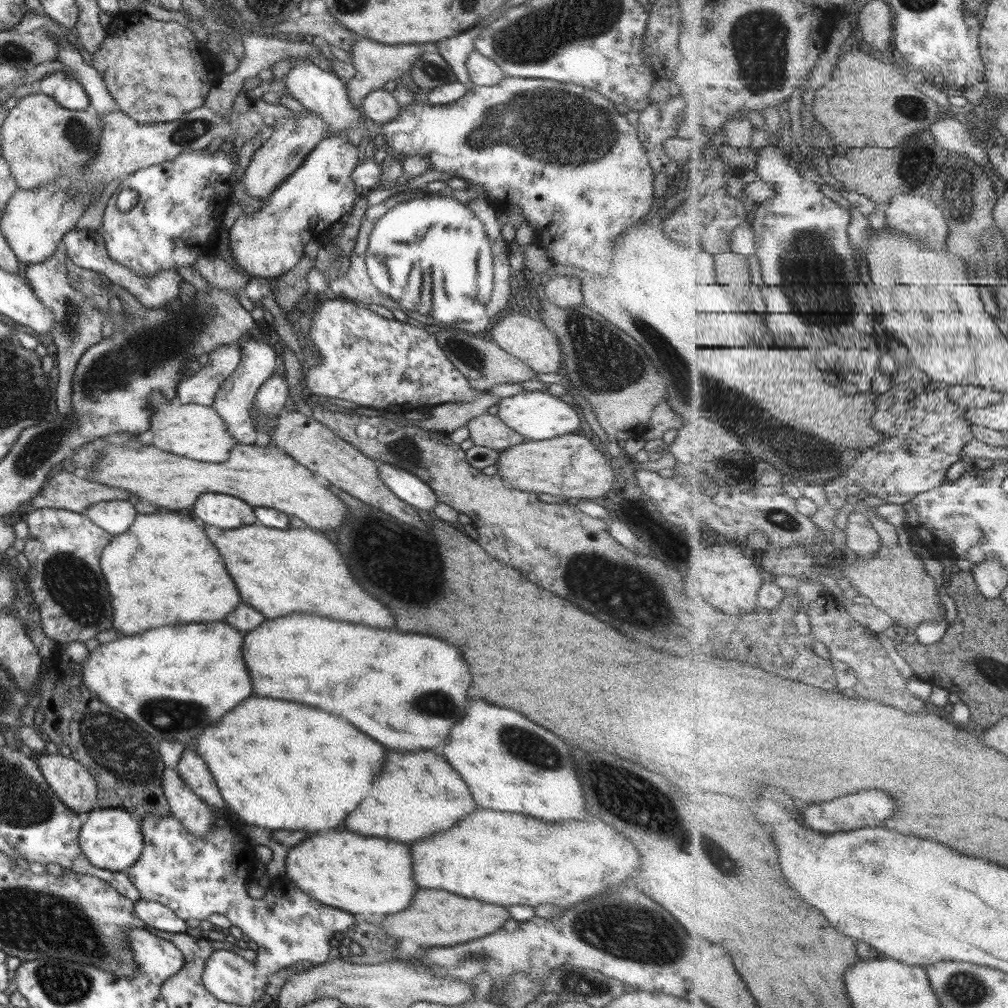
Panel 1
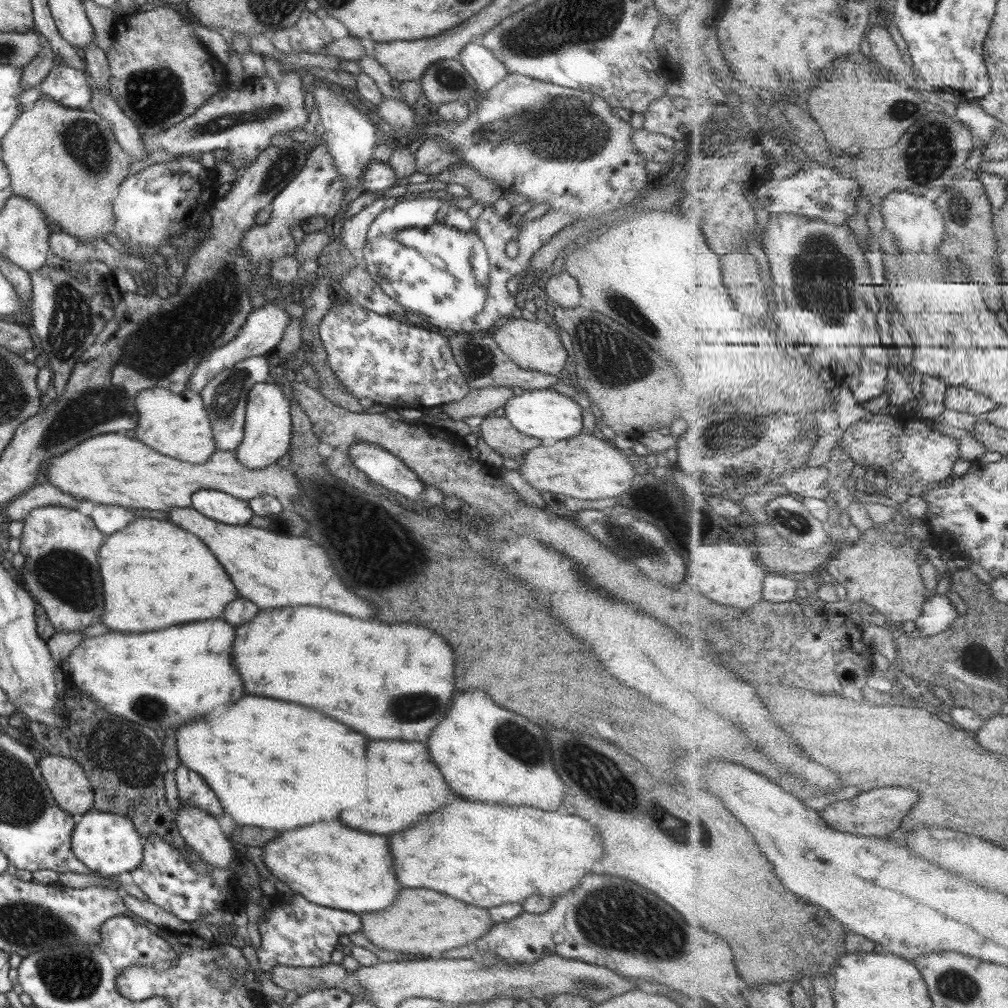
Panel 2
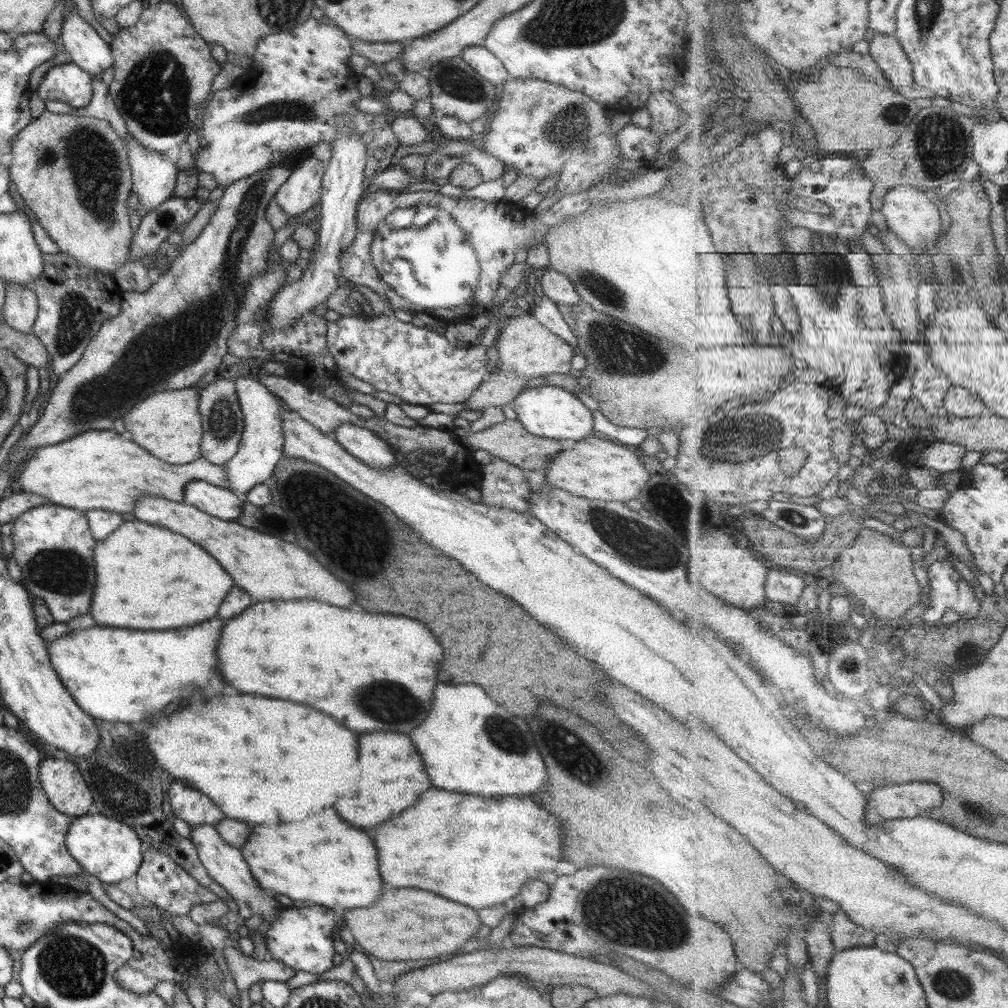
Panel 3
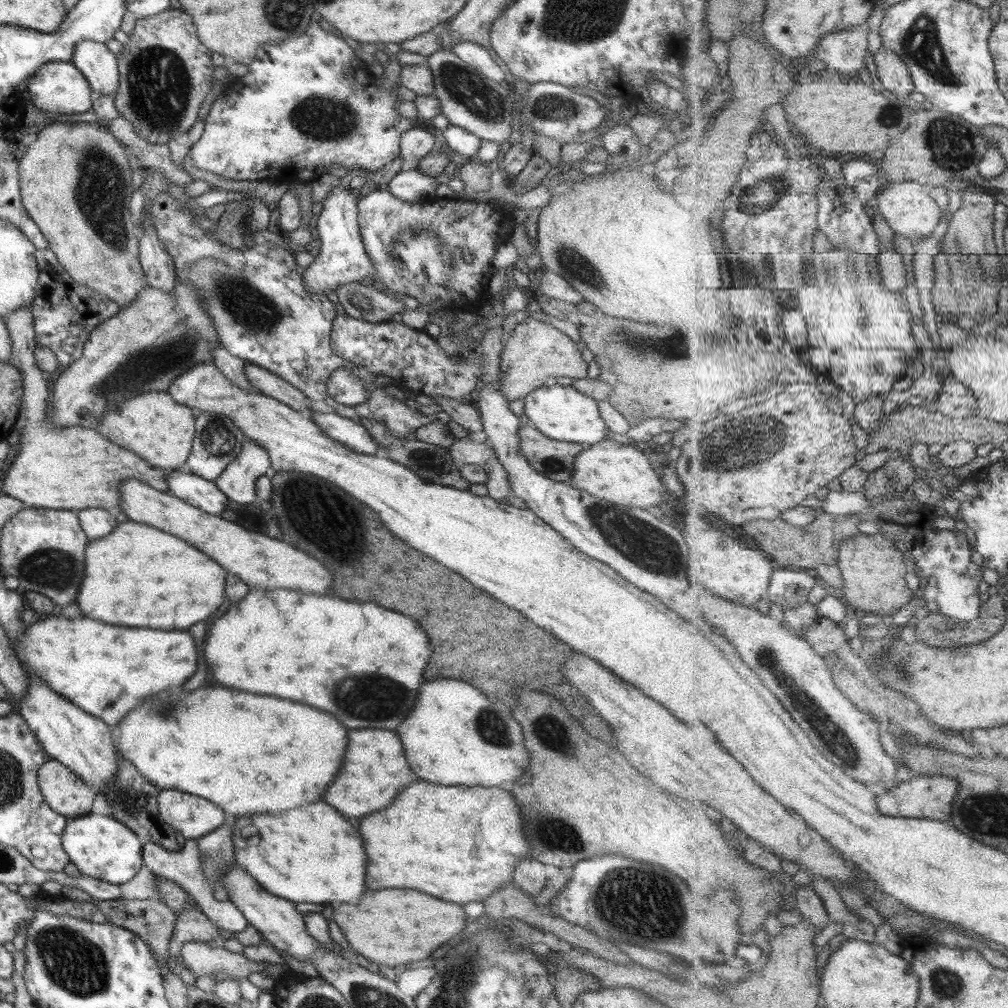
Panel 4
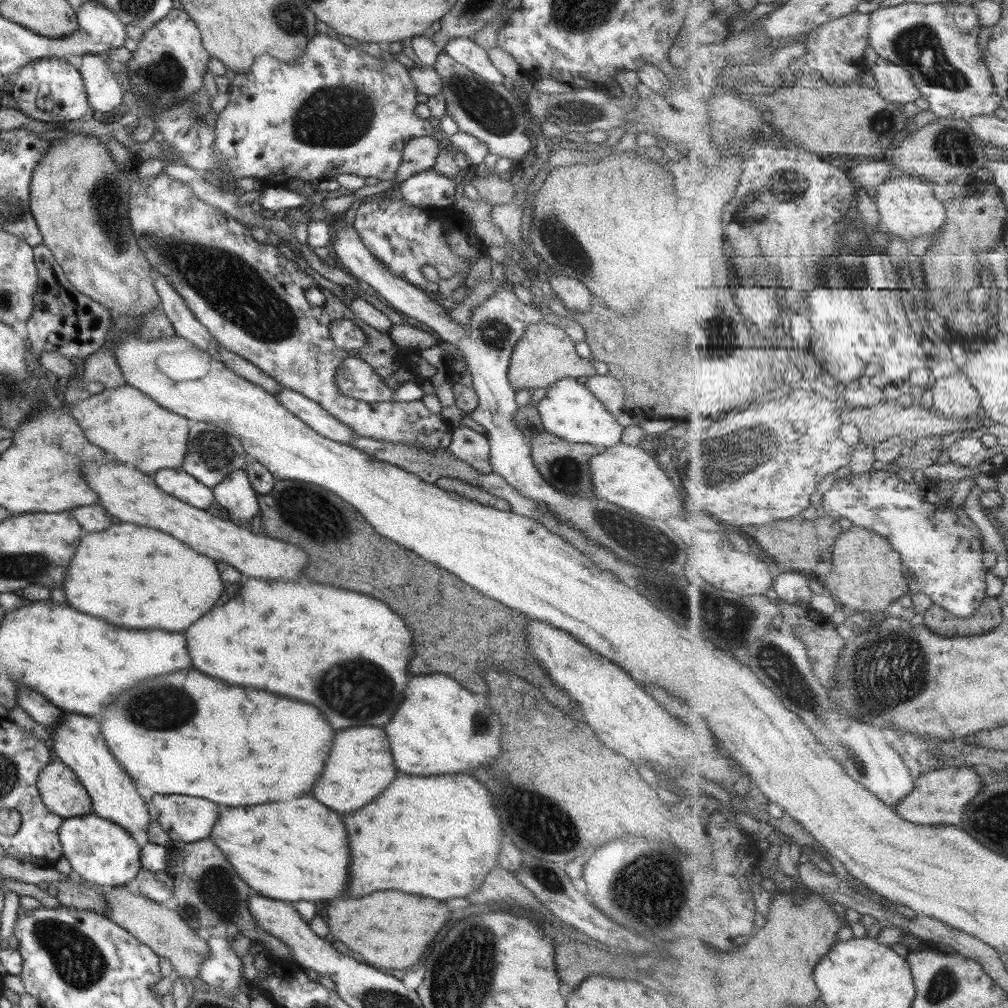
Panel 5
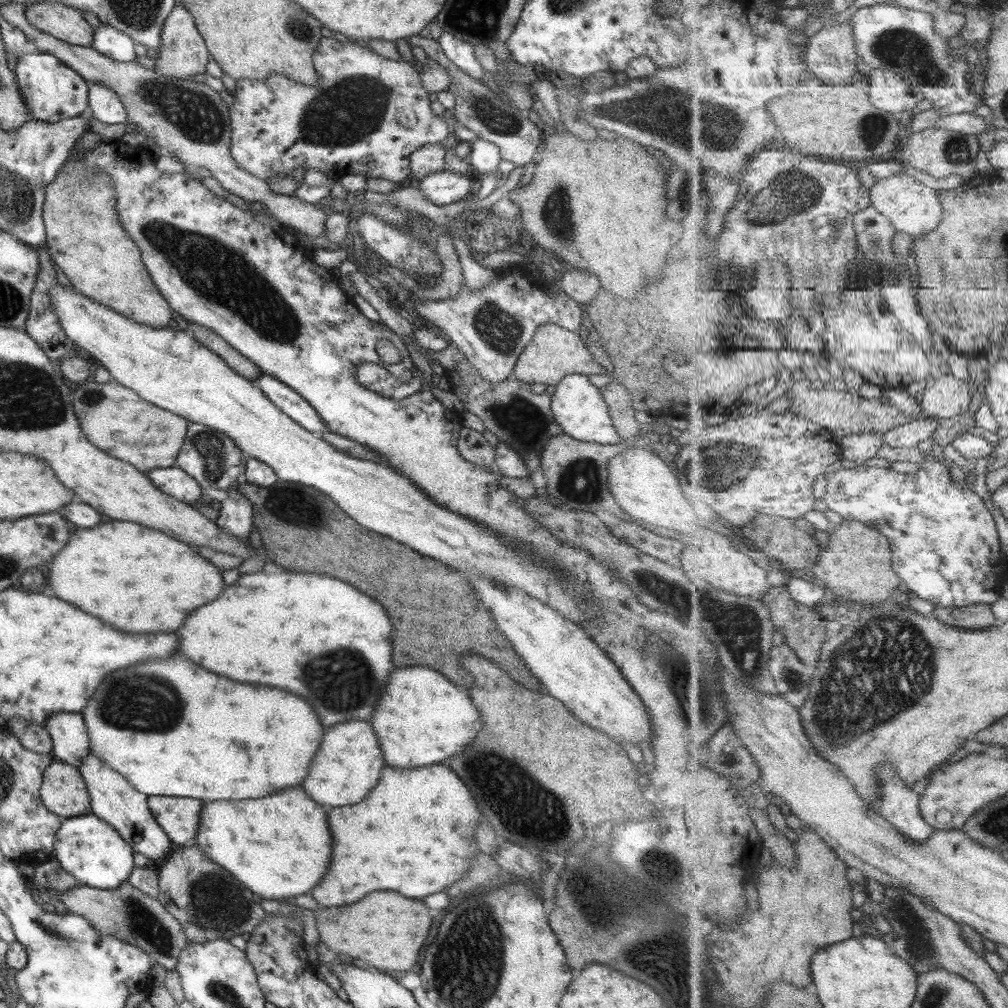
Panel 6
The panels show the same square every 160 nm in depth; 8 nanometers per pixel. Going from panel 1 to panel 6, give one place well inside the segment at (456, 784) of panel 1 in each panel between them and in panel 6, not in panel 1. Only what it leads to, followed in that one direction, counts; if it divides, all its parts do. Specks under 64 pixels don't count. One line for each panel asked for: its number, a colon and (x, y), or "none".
2: (409, 785)
3: (391, 769)
4: (374, 772)
5: (359, 767)
6: (349, 762)

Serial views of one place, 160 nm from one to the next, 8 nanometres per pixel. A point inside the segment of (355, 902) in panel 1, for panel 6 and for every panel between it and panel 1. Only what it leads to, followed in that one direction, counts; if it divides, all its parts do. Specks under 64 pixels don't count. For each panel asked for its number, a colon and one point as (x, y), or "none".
2: (329, 865)
3: (320, 860)
4: (311, 854)
5: (288, 851)
6: (278, 846)

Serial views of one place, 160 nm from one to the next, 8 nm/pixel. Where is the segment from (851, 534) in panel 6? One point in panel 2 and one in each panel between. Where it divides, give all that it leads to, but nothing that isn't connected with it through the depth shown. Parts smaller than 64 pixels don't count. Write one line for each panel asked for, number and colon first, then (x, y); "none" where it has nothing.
2: (888, 577)
3: (878, 569)
4: (873, 569)
5: (867, 574)

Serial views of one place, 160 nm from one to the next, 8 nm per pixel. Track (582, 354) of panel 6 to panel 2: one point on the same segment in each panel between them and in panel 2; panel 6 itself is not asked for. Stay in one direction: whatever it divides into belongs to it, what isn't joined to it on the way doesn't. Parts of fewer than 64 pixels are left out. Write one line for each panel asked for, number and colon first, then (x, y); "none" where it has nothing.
2: (530, 344)
3: (526, 350)
4: (535, 353)
5: (544, 354)

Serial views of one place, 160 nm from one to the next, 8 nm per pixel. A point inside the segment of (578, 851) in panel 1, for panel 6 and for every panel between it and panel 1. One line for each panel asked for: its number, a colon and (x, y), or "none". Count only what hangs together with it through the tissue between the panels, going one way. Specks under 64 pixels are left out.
2: (485, 855)
3: (476, 851)
4: (457, 843)
5: (438, 836)
6: (399, 838)

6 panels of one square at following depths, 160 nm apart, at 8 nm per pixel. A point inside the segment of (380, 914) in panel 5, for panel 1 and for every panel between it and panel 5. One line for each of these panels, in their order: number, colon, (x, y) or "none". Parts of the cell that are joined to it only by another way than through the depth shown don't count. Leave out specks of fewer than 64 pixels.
1: (436, 918)
2: (419, 921)
3: (405, 924)
4: (390, 927)

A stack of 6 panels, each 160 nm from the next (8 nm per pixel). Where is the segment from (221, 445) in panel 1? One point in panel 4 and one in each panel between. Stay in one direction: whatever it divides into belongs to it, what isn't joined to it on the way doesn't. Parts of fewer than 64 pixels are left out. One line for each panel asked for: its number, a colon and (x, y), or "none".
2: (177, 425)
3: (169, 426)
4: (160, 430)

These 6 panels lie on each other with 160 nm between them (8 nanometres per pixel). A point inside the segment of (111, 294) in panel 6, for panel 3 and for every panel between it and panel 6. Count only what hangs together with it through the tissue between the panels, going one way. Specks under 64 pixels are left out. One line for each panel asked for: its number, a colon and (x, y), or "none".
3: (72, 172)
4: (74, 181)
5: (78, 196)

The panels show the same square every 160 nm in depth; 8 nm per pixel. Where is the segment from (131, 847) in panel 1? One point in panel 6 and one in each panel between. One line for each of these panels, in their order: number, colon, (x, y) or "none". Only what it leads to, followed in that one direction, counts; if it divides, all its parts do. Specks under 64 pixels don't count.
2: (107, 844)
3: (111, 851)
4: (99, 847)
5: (100, 852)
6: (88, 849)

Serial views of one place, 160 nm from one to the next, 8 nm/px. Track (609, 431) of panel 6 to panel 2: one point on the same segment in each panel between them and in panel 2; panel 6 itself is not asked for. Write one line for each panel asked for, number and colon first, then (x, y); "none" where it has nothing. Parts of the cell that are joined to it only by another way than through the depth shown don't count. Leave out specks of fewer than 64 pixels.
2: (543, 414)
3: (545, 411)
4: (559, 412)
5: (568, 410)

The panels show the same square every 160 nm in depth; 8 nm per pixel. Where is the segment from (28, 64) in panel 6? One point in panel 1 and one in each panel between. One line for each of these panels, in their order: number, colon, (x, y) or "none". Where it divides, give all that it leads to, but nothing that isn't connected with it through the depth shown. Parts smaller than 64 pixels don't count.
1: (64, 90)
2: (67, 86)
3: (67, 83)
4: (57, 87)
5: (49, 90)

